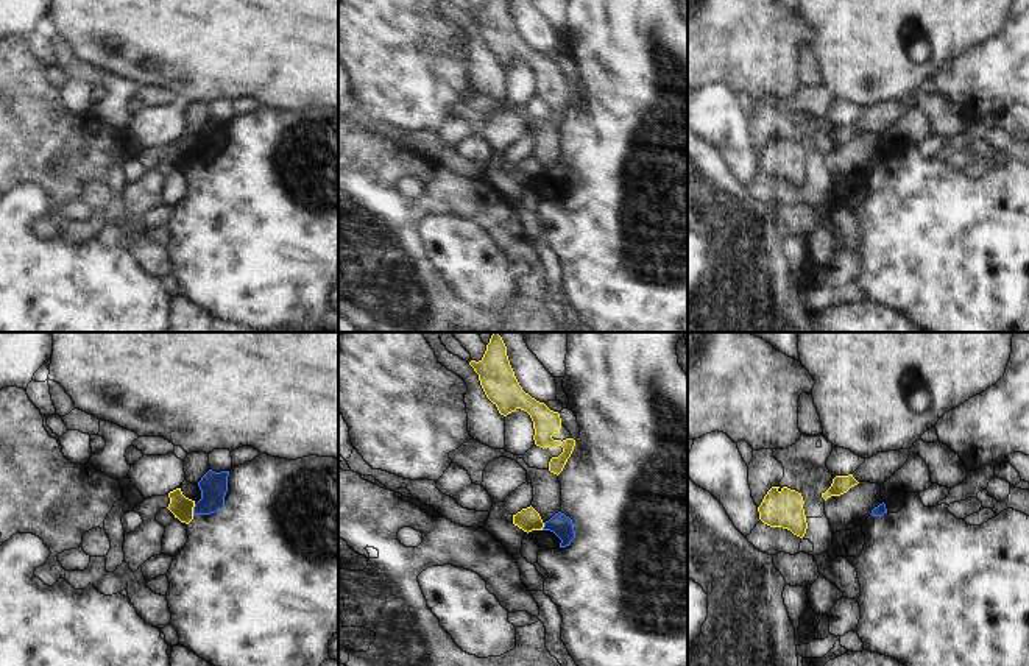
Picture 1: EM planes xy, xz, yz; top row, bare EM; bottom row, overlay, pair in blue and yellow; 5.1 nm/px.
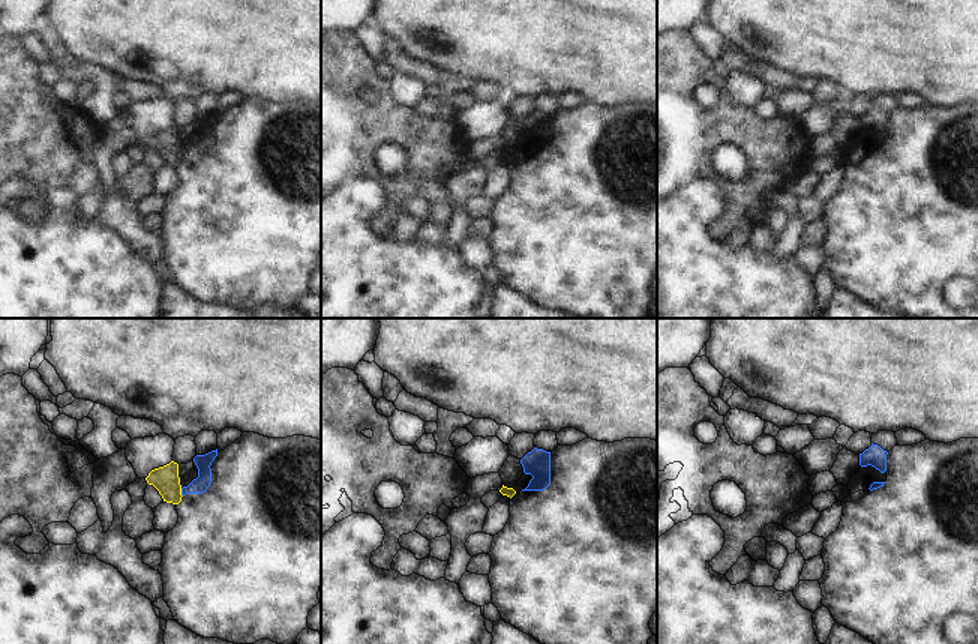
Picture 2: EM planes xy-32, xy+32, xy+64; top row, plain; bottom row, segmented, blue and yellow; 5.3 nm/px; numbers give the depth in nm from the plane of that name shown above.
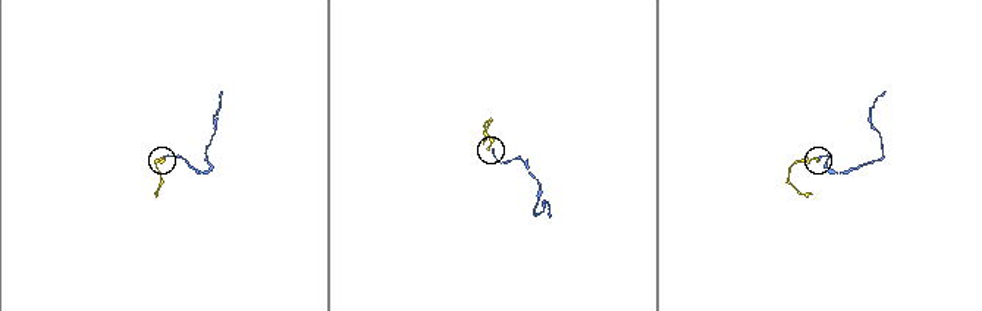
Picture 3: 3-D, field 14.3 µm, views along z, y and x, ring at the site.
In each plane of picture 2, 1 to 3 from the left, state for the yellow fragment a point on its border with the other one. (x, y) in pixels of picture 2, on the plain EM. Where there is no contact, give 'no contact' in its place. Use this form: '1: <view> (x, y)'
1: xy-32 (182, 156)
2: no contact
3: no contact

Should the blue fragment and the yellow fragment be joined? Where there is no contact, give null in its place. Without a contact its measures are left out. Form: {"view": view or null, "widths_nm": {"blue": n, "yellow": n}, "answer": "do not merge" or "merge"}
{"view": "xy", "widths_nm": {"blue": 140, "yellow": 110}, "answer": "do not merge"}

